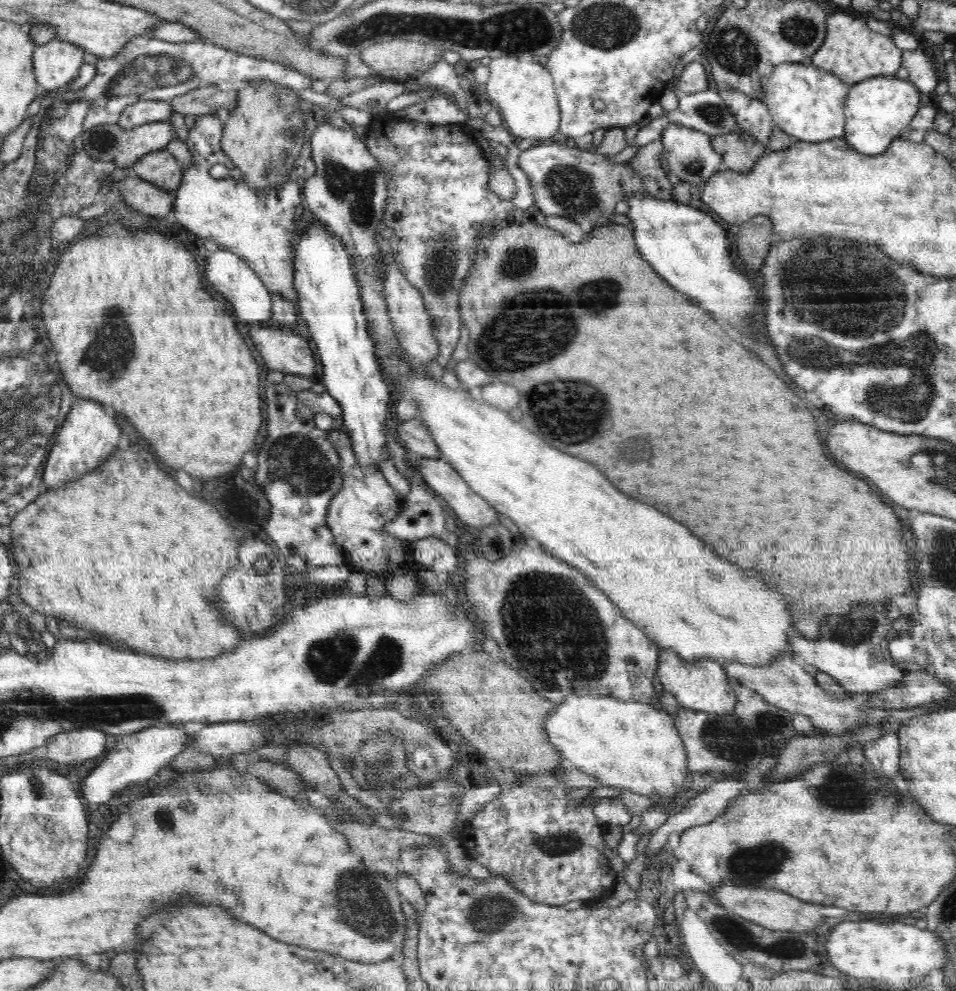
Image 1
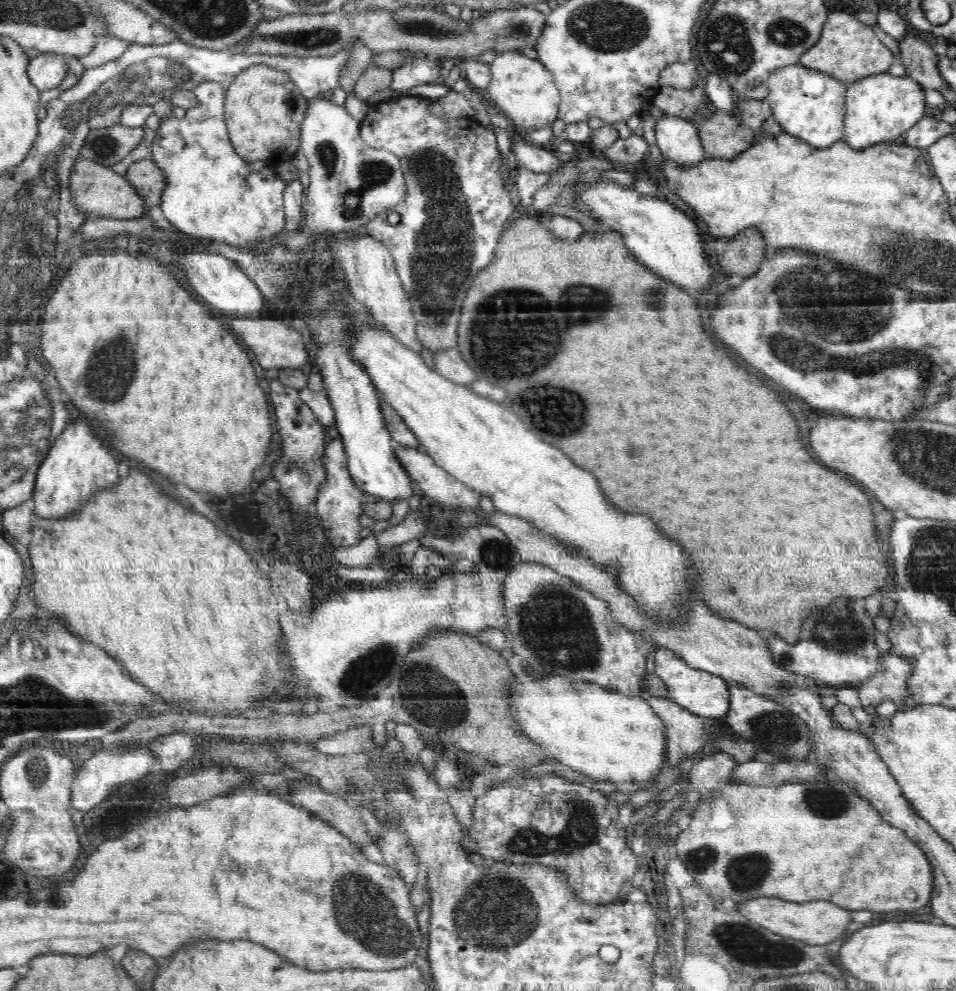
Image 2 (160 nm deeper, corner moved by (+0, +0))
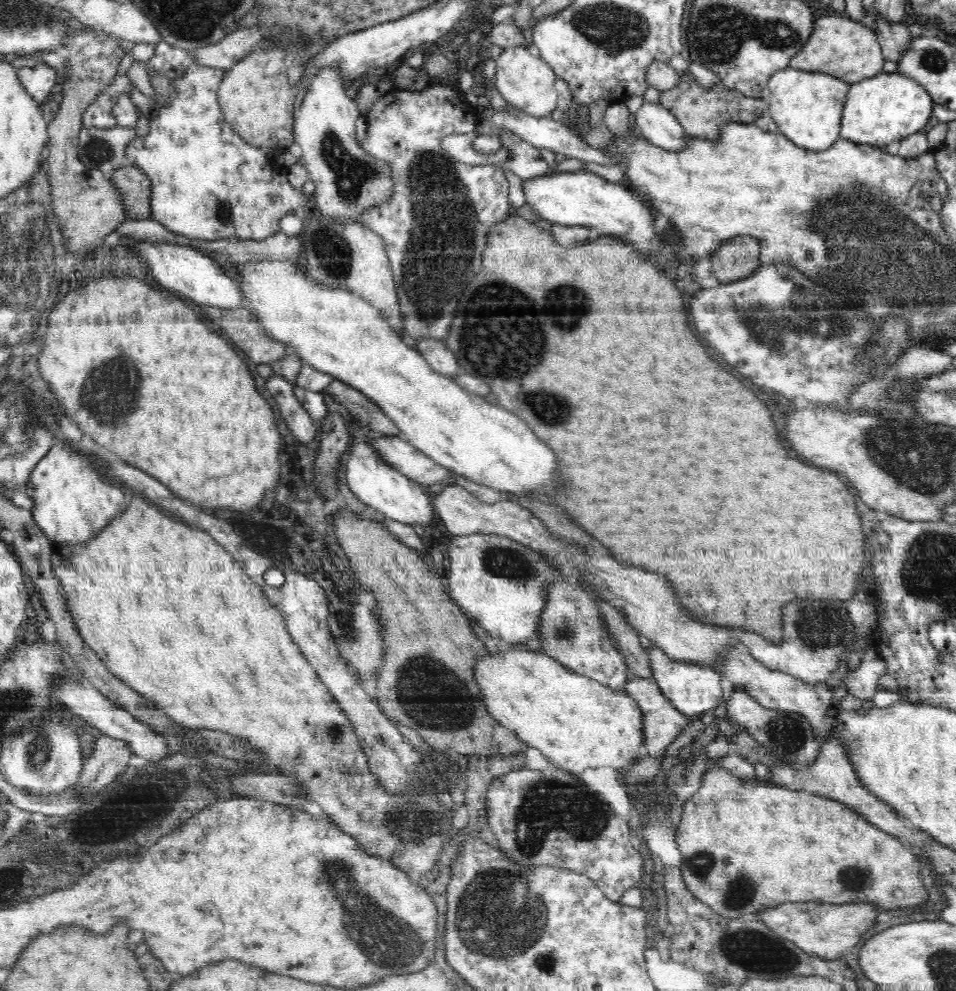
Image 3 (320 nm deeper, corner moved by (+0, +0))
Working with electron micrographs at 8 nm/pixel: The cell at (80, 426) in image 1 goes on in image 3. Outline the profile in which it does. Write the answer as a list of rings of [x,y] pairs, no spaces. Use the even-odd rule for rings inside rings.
[[[62,442],[55,443],[30,473],[24,486],[25,493],[33,500],[30,511],[38,528],[52,544],[55,541],[82,544],[102,529],[122,504],[126,504],[124,492],[118,486],[100,480],[96,470],[90,470],[92,466],[94,462],[88,456],[78,454],[78,450]]]

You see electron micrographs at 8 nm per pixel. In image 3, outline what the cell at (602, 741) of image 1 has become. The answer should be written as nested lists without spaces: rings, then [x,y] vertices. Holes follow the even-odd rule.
[[[503,644],[498,652],[480,658],[474,664],[474,675],[480,687],[482,700],[489,713],[500,724],[513,730],[529,747],[541,750],[555,768],[565,769],[576,775],[586,768],[611,766],[632,770],[634,754],[646,742],[644,712],[637,700],[628,693],[614,691],[587,676],[568,671],[562,664],[542,652],[523,649],[522,646]]]

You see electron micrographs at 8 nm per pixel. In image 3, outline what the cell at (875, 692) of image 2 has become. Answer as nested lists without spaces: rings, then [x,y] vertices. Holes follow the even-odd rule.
[[[869,648],[858,667],[854,670],[845,669],[837,684],[845,687],[848,693],[860,700],[872,699],[874,693],[881,688],[878,680],[886,674],[885,664],[877,651]]]

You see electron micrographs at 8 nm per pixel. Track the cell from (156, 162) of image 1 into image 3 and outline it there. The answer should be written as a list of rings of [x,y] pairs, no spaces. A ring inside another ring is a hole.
[[[127,163],[112,171],[109,180],[125,200],[126,219],[144,220],[151,216],[150,179],[134,164]]]

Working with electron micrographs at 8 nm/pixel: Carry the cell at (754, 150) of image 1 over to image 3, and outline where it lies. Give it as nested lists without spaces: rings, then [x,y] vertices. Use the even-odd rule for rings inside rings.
[[[680,71],[680,80],[674,88],[660,91],[660,103],[668,109],[686,130],[686,136],[718,143],[723,129],[730,123],[754,124],[762,115],[768,114],[767,99],[745,96],[736,90],[728,90],[720,81],[712,88],[705,88],[688,71]]]

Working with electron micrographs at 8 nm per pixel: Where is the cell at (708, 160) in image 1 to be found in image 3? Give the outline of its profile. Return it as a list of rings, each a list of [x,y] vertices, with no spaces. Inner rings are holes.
[[[644,102],[633,117],[640,129],[640,136],[667,151],[684,148],[686,130],[676,117],[660,104]]]

